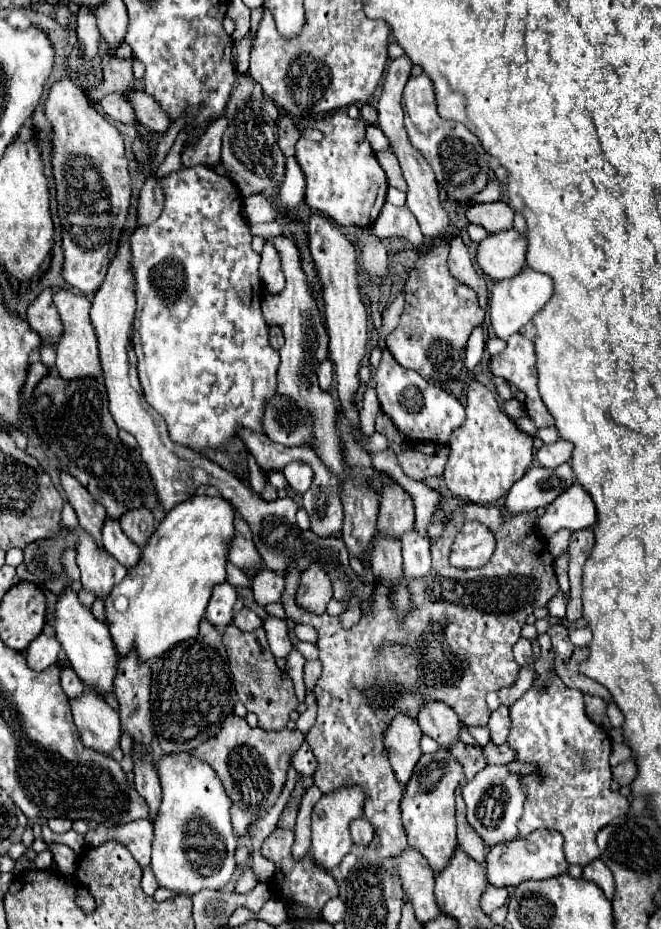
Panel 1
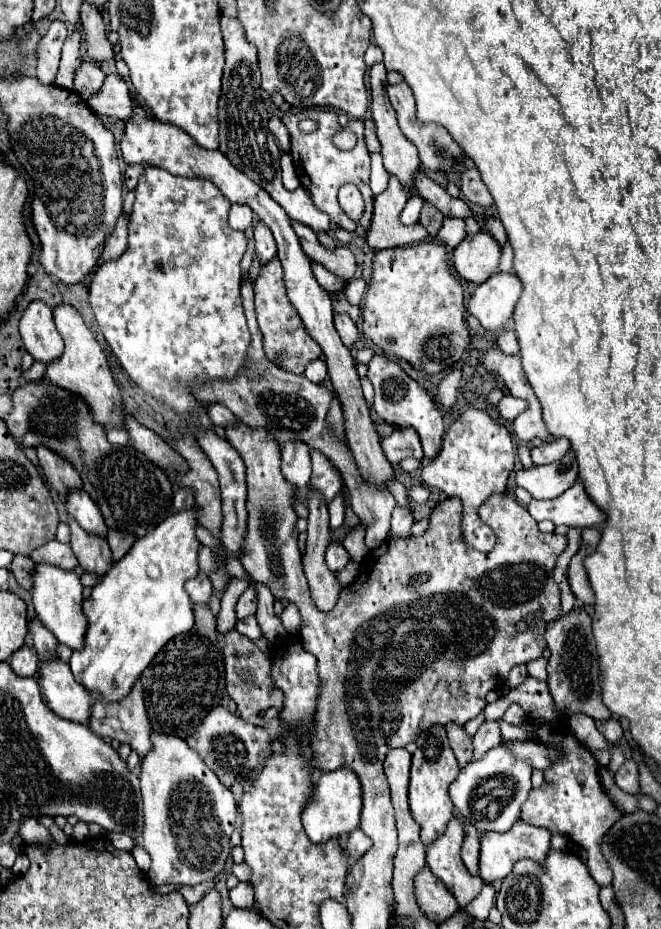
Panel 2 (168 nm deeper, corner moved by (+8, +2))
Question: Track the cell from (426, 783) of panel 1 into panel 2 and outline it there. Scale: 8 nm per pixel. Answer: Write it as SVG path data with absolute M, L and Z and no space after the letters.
M441 725L431 727L427 733L419 735L417 739L417 751L413 753L413 765L411 765L411 781L409 781L409 809L413 819L421 827L421 841L423 845L431 845L437 837L445 833L445 825L453 817L453 803L447 793L447 785L459 775L459 765L455 755L451 753L451 747L447 745L447 735Z

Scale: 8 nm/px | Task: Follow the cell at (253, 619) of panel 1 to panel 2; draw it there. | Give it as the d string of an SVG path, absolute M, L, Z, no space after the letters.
M249 615L249 617L241 619L241 621L237 621L235 629L237 629L241 635L245 635L245 637L249 637L249 639L253 639L253 641L261 637L261 629L259 629L259 625L257 625L257 621L255 621L255 615Z

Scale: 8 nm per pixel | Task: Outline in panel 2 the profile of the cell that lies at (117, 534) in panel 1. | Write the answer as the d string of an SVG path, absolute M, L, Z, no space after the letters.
M75 493L75 497L71 497L71 501L65 503L65 507L87 533L99 537L107 535L109 527L103 515L99 513L99 507L91 501L91 497L87 497L87 493Z

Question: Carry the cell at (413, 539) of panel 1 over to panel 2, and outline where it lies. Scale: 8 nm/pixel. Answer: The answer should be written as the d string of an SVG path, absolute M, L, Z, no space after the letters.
M395 507L395 513L393 513L393 519L391 519L391 533L393 537L411 537L411 525L413 525L413 517L409 511L401 509L401 507Z

